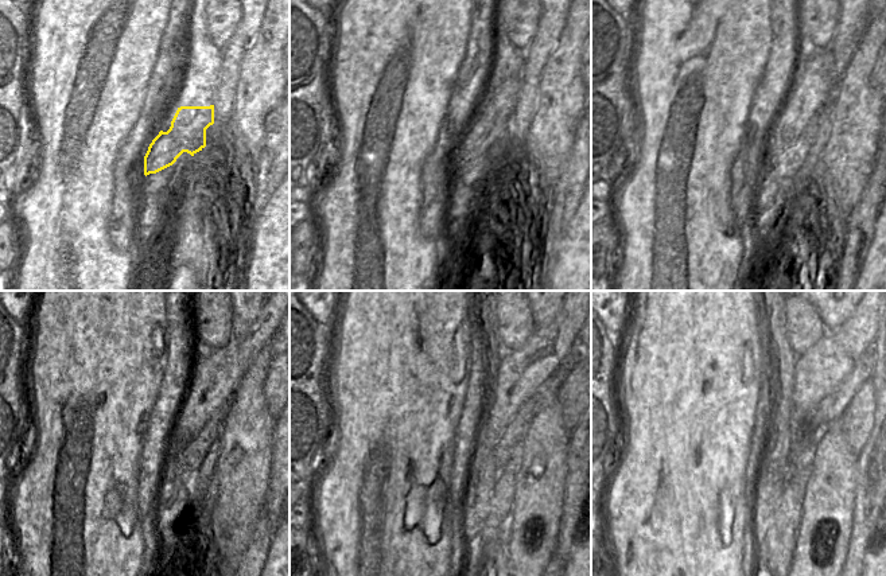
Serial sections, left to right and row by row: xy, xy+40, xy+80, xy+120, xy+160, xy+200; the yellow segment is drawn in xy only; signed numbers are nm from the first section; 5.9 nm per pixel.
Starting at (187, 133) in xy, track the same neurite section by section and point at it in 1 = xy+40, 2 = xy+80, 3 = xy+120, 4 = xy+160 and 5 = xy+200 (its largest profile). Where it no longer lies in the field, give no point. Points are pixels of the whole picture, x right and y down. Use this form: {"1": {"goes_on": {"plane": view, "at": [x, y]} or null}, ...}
{"1": {"goes_on": {"plane": "xy+40", "at": [488, 129]}}, "2": {"goes_on": {"plane": "xy+80", "at": [812, 86]}}, "3": {"goes_on": {"plane": "xy+120", "at": [217, 374]}}, "4": {"goes_on": {"plane": "xy+160", "at": [520, 374]}}, "5": {"goes_on": {"plane": "xy+200", "at": [820, 369]}}}

